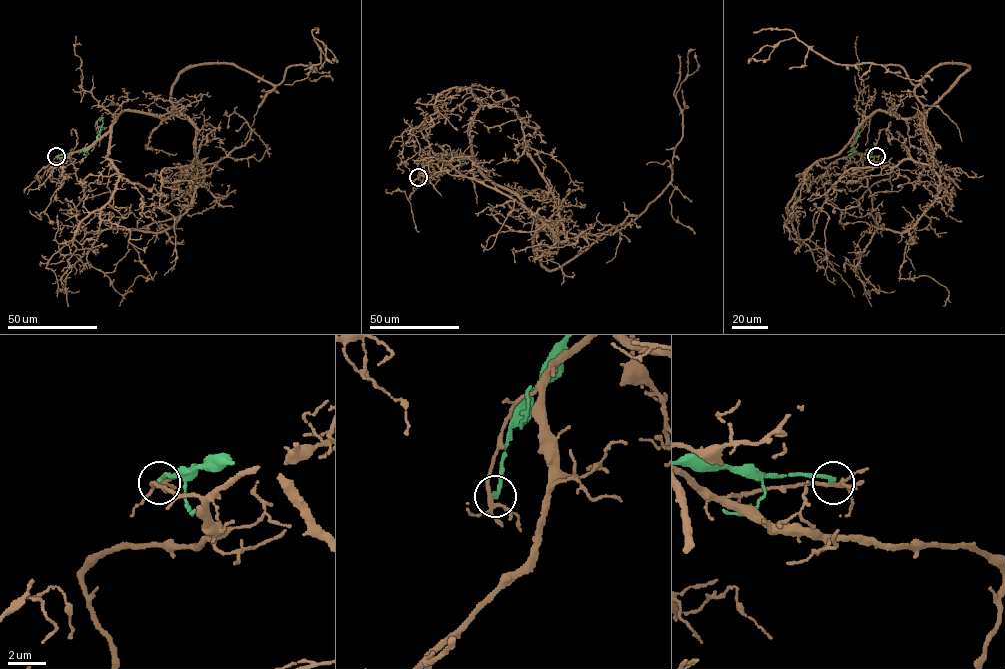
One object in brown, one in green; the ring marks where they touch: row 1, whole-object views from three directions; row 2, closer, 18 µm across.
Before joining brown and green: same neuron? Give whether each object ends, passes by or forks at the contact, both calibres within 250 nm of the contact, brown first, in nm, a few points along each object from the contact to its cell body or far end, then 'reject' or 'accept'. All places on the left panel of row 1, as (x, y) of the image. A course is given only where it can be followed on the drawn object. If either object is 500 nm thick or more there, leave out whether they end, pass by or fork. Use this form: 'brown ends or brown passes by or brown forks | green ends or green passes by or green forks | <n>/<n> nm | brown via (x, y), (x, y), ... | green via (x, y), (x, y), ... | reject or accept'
brown forks | green ends | 180/190 nm | brown via (55, 156), (123, 111), (167, 117), (190, 67), (278, 84), (320, 62), (314, 37), (333, 63) | green via (56, 156), (88, 150), (95, 143), (103, 123), (102, 118), (99, 120) | reject

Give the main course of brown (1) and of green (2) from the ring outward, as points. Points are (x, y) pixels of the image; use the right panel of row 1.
1: (876, 156), (854, 151), (862, 123), (926, 111), (969, 67), (914, 84), (795, 37), (748, 63)
2: (876, 156), (852, 151), (859, 123), (862, 118), (866, 120)

